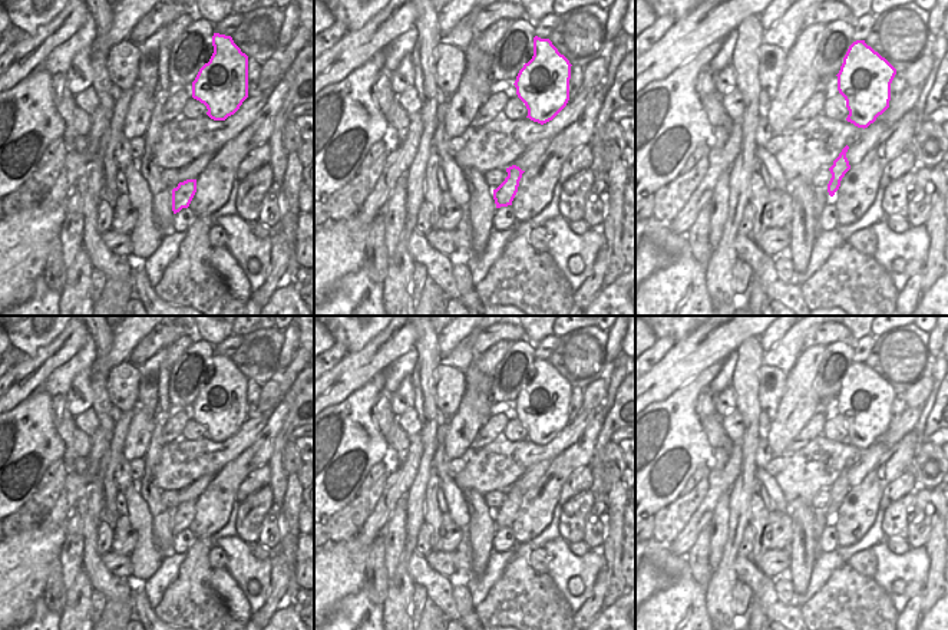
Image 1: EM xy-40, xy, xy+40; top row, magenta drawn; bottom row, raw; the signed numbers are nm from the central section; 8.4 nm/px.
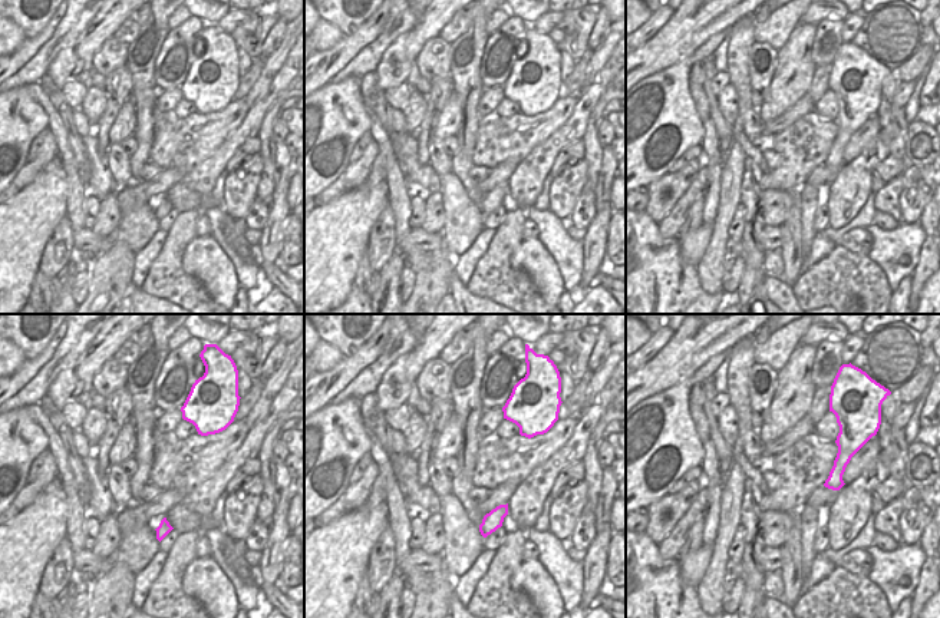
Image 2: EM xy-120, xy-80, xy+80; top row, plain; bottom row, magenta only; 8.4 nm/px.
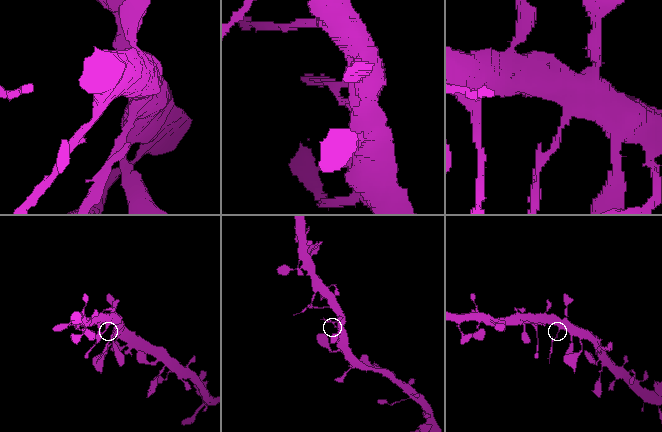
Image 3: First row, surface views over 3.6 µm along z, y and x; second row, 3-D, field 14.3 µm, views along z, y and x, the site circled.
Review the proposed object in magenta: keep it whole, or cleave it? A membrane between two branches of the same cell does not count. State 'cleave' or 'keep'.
cleave

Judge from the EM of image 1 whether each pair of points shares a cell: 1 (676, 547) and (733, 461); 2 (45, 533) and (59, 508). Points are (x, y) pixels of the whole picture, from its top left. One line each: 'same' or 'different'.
1: same
2: different

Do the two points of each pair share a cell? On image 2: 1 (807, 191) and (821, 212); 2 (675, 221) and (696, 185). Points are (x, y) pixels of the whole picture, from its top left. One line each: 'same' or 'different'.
1: different
2: same

